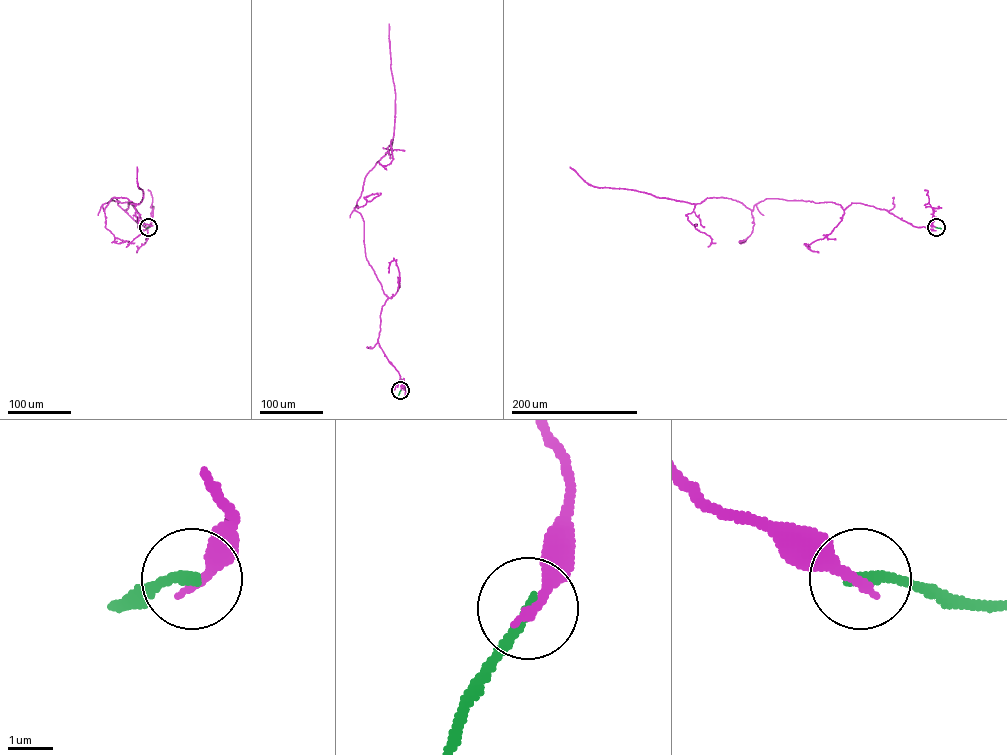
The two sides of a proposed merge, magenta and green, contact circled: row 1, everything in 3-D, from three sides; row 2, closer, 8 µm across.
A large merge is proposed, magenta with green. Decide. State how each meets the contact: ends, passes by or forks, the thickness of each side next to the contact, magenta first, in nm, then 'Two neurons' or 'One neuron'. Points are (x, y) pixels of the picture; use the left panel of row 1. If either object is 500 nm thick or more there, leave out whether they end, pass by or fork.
At the ring magenta ends. At the ring green ends. Thickness 260 nm (magenta) against 260 nm. Two neurons

